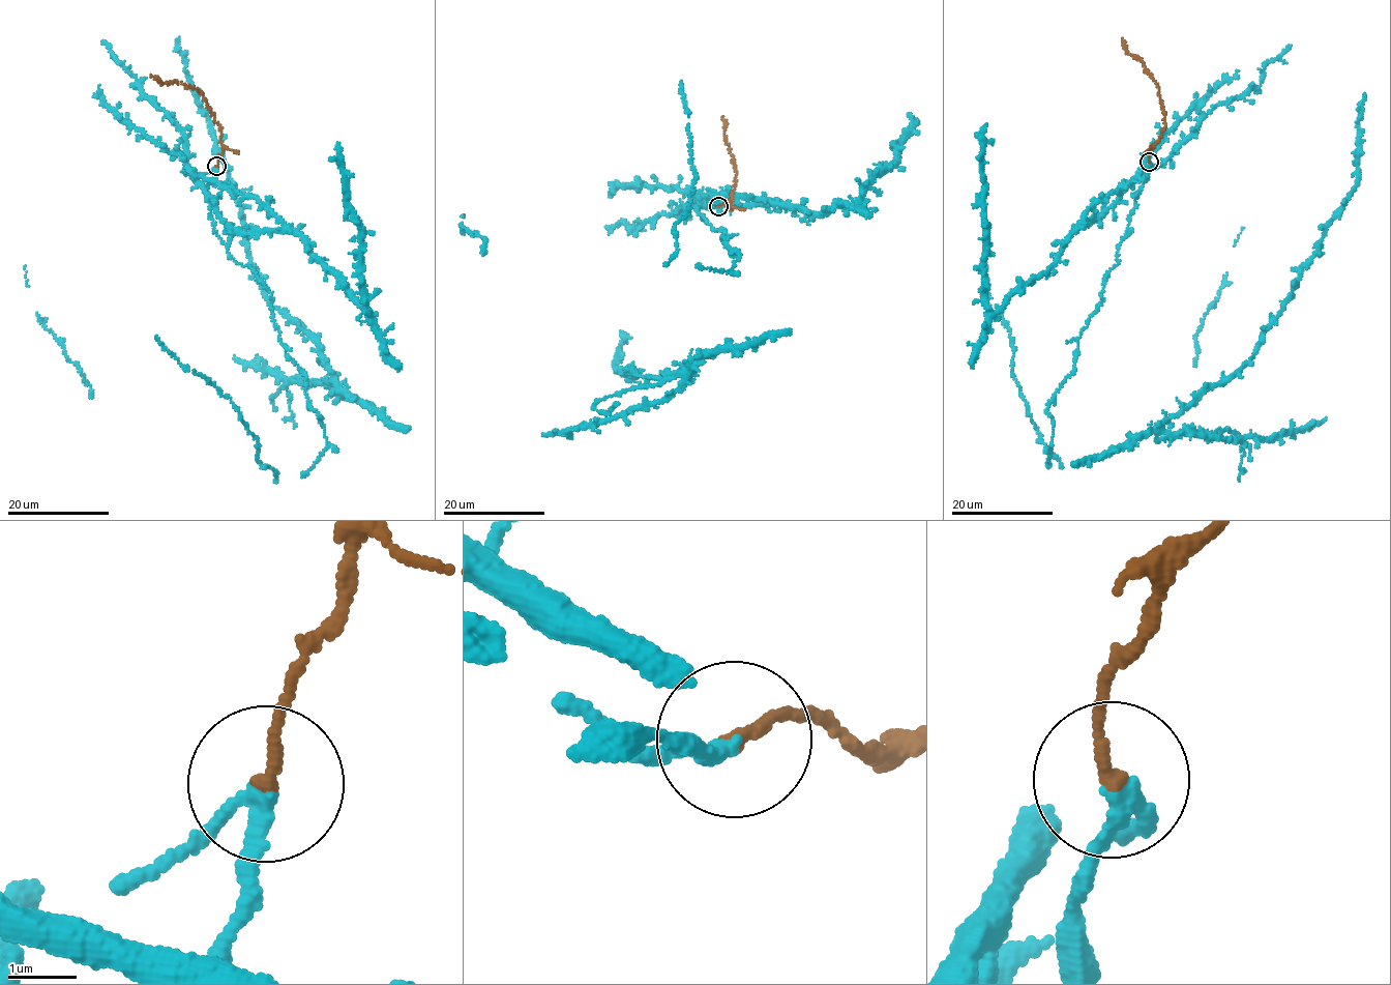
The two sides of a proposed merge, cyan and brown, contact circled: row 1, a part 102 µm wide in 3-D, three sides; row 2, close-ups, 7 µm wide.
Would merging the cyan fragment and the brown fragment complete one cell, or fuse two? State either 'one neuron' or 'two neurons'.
one neuron

